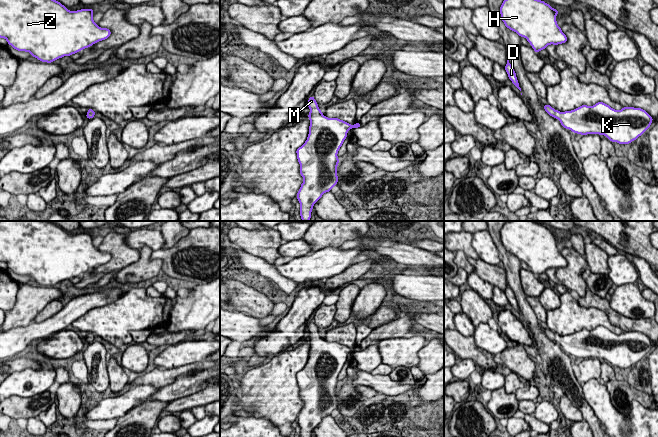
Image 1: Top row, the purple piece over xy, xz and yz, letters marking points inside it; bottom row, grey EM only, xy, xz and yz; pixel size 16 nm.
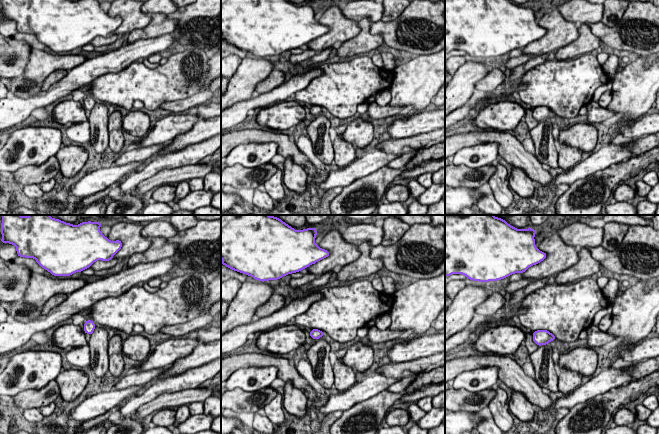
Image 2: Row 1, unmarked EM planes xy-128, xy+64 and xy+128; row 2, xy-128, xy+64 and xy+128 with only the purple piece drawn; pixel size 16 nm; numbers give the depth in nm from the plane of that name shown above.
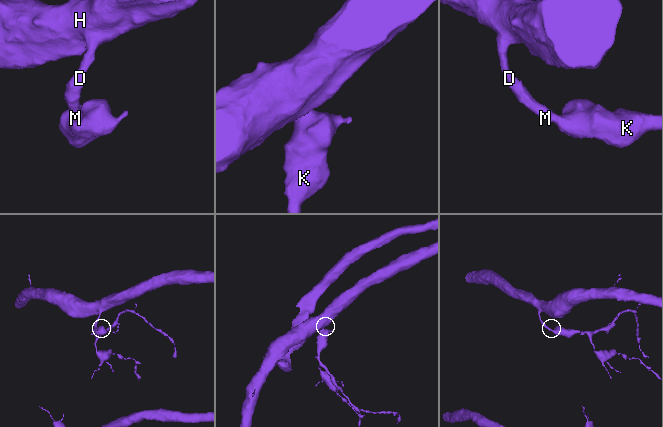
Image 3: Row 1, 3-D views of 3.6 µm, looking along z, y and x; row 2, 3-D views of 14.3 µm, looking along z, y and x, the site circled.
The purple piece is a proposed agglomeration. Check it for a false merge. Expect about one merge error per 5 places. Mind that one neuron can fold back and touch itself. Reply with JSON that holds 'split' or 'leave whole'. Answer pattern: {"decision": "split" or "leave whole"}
{"decision": "leave whole"}

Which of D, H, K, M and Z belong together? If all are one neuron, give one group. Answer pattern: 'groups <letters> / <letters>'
groups D H K M Z

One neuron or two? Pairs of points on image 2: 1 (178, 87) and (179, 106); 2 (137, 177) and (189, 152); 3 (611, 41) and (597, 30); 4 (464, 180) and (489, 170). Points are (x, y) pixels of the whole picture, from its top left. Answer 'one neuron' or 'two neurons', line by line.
1: two neurons
2: one neuron
3: one neuron
4: one neuron

